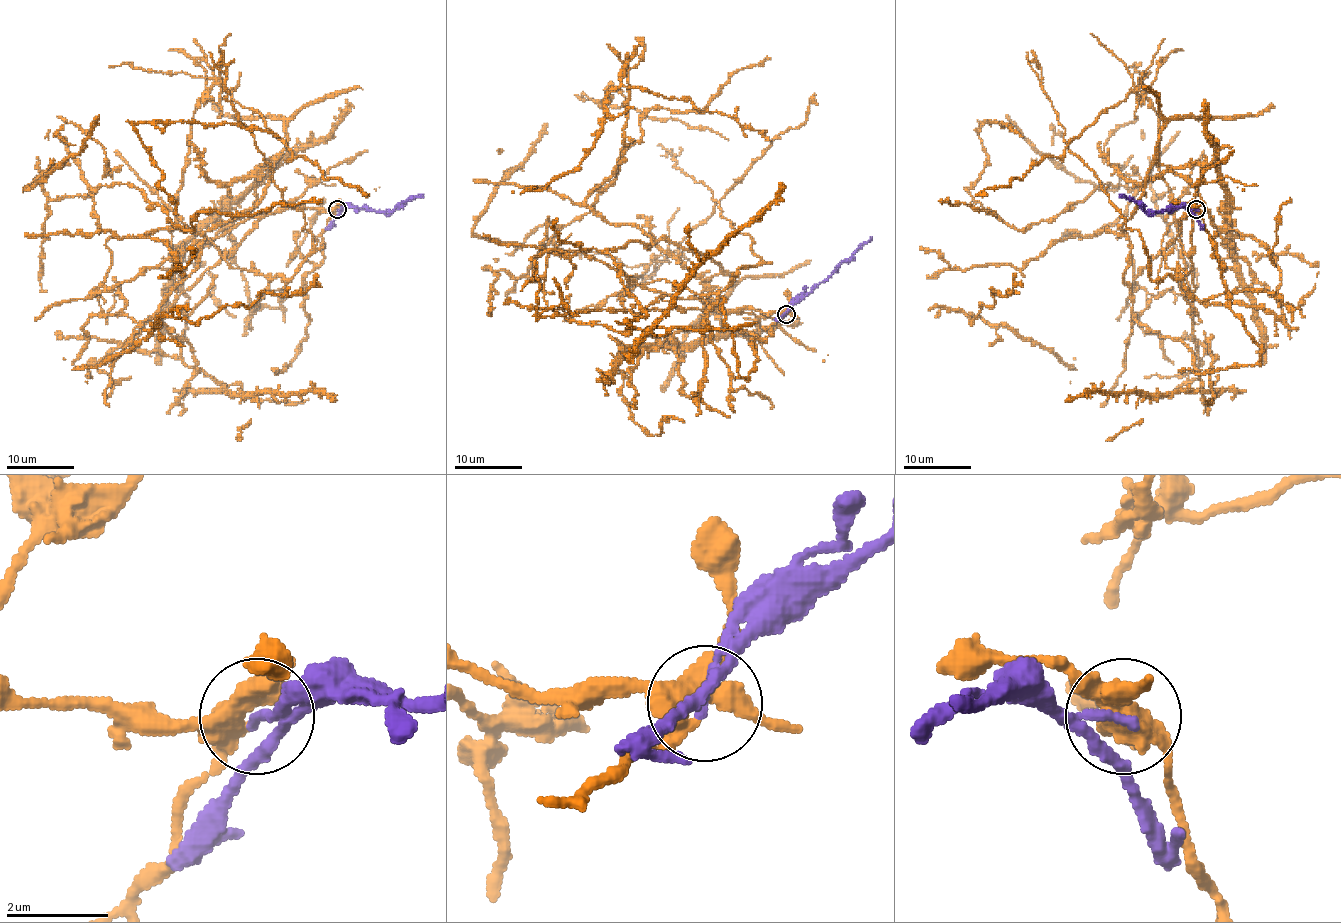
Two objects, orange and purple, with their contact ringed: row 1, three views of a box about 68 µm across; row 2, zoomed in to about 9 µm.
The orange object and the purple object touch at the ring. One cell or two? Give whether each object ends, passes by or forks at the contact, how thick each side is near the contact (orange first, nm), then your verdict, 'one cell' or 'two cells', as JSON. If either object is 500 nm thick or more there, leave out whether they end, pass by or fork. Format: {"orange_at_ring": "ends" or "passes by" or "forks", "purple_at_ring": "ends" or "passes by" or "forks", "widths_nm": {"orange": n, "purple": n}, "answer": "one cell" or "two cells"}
{"orange_at_ring": "forks", "purple_at_ring": "ends", "widths_nm": {"orange": 440, "purple": 200}, "answer": "two cells"}

